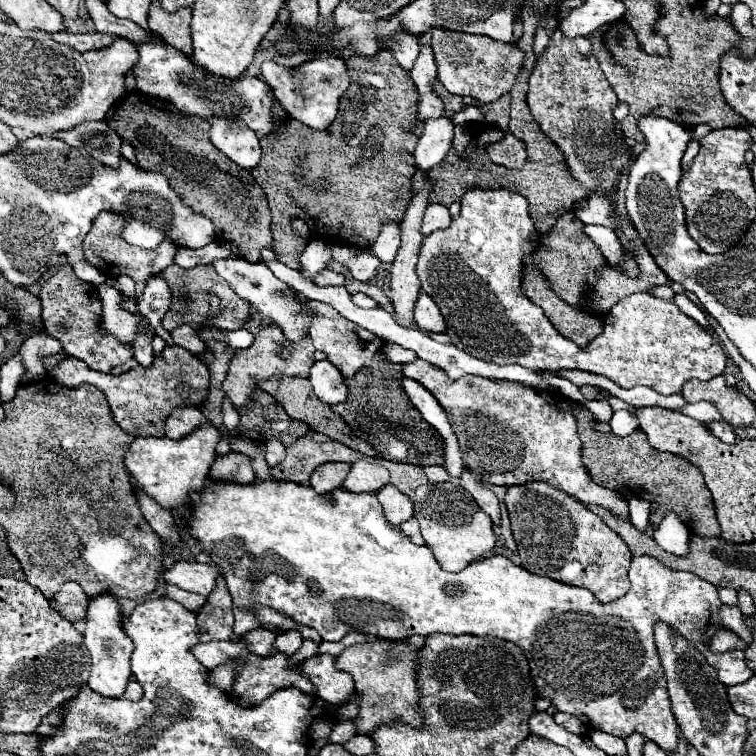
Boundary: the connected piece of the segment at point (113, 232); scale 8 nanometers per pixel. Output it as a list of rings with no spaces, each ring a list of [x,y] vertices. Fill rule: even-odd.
[[[100,213],[94,219],[92,229],[88,231],[86,239],[84,239],[84,257],[88,263],[92,263],[94,267],[98,267],[106,277],[120,277],[120,275],[128,275],[134,281],[142,281],[146,283],[152,275],[164,271],[168,265],[172,265],[172,257],[176,253],[176,245],[172,241],[164,241],[160,243],[156,249],[142,249],[142,247],[134,247],[128,245],[122,237],[120,237],[120,229],[126,225],[124,217],[116,215],[116,213]]]

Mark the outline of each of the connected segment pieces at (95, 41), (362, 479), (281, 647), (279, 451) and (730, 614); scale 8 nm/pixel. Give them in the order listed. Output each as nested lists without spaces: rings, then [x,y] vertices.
[[[64,31],[64,33],[58,33],[54,35],[54,39],[58,43],[64,43],[76,51],[88,51],[88,49],[104,49],[112,43],[112,37],[108,35],[102,35],[102,33],[84,33],[84,35],[76,35],[76,33],[70,33],[70,31]]]
[[[358,459],[352,463],[350,473],[344,479],[344,489],[352,493],[366,493],[366,491],[378,491],[386,483],[390,483],[390,475],[386,467],[374,465],[366,459]]]
[[[286,631],[278,635],[278,641],[274,641],[274,651],[276,653],[286,653],[294,655],[302,645],[302,637],[298,631]]]
[[[274,439],[266,441],[266,445],[264,445],[264,457],[266,457],[266,463],[270,467],[278,465],[282,461],[284,453],[286,453],[286,447],[282,445],[282,441],[274,441]]]
[[[724,605],[722,611],[720,611],[720,615],[722,615],[722,621],[724,621],[726,625],[730,625],[730,629],[734,629],[734,633],[736,633],[744,643],[752,643],[752,641],[754,641],[754,633],[752,633],[752,629],[746,625],[744,615],[740,613],[738,607]]]

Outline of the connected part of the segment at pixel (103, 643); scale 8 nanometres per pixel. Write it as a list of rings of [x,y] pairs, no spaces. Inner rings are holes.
[[[104,593],[104,595],[98,595],[96,599],[90,601],[88,623],[86,623],[86,631],[84,631],[84,643],[86,643],[90,657],[92,657],[92,671],[90,671],[88,687],[102,697],[114,697],[114,699],[122,697],[126,683],[132,675],[130,655],[134,651],[134,645],[122,629],[122,613],[120,613],[120,605],[118,605],[114,595]]]

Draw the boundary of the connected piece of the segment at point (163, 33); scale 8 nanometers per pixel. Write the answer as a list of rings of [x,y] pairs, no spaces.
[[[158,1],[150,5],[150,13],[148,13],[150,31],[154,31],[164,45],[182,51],[186,57],[192,57],[190,19],[192,19],[190,7],[182,7],[176,13],[166,13],[158,5]]]

